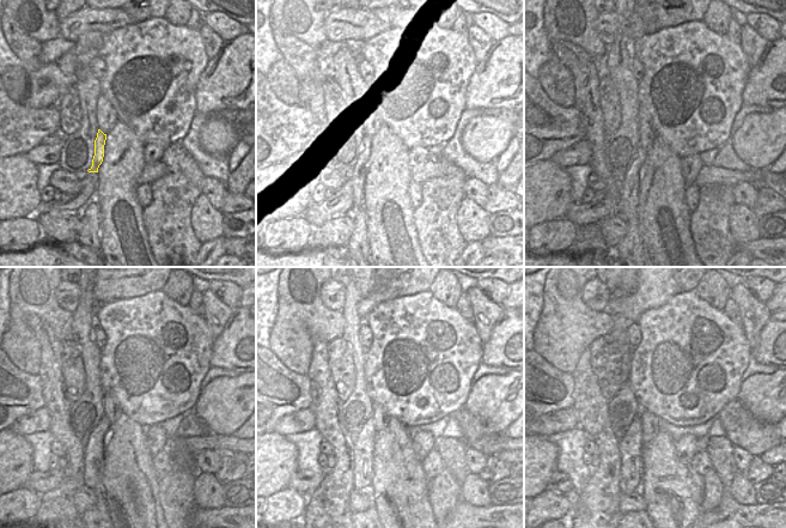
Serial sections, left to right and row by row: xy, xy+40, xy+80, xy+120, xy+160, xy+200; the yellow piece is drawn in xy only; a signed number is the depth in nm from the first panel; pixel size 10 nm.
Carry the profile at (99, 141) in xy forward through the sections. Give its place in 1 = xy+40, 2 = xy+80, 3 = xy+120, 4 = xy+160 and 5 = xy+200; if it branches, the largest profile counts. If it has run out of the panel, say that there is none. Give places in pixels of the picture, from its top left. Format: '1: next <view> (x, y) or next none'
1: next xy+40 (358, 180)
2: next xy+80 (629, 186)
3: next xy+120 (95, 448)
4: next xy+160 (364, 444)
5: next xy+200 (631, 447)

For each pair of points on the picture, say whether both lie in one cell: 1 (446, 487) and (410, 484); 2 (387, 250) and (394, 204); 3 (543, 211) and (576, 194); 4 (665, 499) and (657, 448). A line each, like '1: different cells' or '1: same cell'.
1: different cells
2: same cell
3: different cells
4: same cell

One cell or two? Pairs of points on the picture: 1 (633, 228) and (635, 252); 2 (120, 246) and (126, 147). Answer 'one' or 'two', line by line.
1: one
2: one

